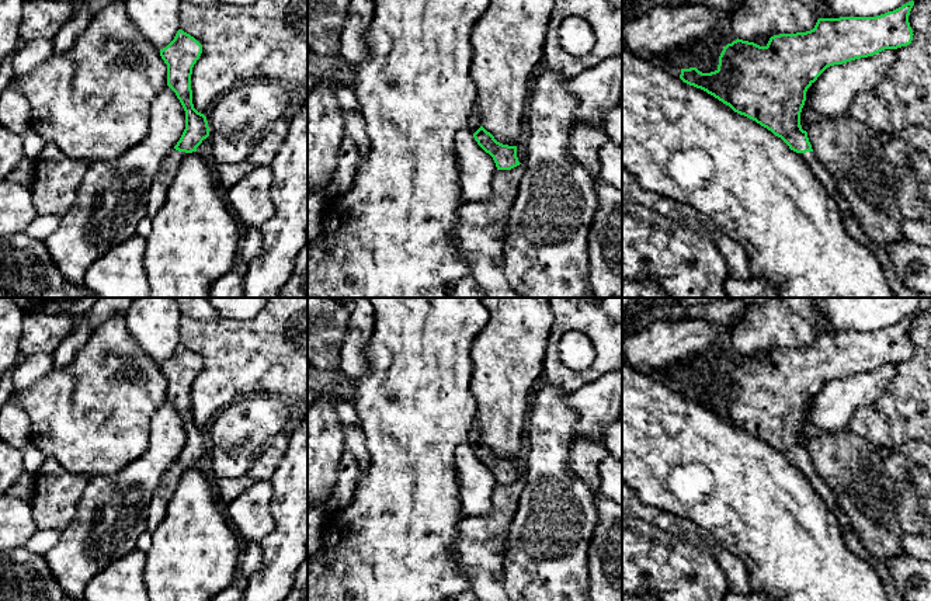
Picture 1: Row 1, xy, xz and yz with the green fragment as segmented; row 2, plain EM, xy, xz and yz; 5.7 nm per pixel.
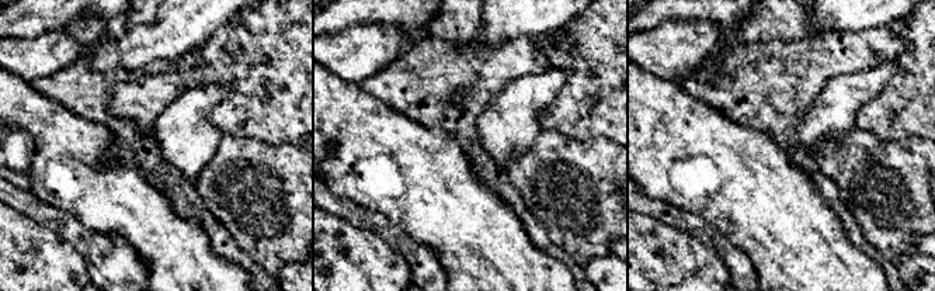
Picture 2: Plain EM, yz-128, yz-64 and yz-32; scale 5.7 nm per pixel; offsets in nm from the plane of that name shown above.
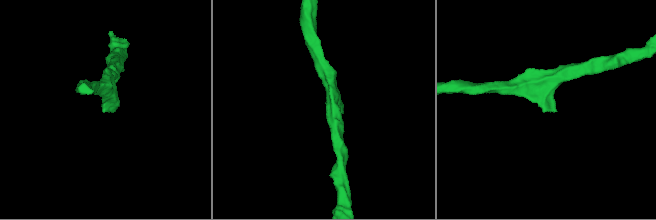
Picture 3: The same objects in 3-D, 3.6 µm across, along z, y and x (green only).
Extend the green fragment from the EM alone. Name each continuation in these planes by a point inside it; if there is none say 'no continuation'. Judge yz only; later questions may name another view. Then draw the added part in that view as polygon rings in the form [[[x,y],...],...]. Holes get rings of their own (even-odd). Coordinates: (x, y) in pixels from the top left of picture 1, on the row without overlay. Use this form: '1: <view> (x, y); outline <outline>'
1: yz (848, 534); outline [[[806,466],[806,468],[798,468],[805,477],[807,479],[807,482],[810,483],[810,486],[813,487],[813,490],[817,493],[817,496],[823,500],[823,503],[826,504],[826,507],[833,513],[833,515],[836,517],[840,529],[843,532],[843,538],[847,543],[847,546],[850,548],[850,550],[852,550],[857,556],[859,556],[862,560],[868,562],[873,570],[879,574],[883,587],[885,587],[885,593],[889,598],[889,601],[906,601],[903,598],[903,595],[899,593],[899,590],[896,588],[896,584],[893,581],[892,574],[889,573],[889,570],[886,569],[886,564],[875,557],[872,557],[864,548],[864,545],[859,542],[854,528],[850,524],[850,520],[847,518],[847,515],[836,506],[833,493],[827,489],[827,486],[824,484],[824,482],[819,477],[819,475],[816,473],[813,466]]]

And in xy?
1: xy (169, 482); outline [[[171,463],[166,473],[161,476],[160,483],[153,493],[147,511],[149,532],[153,532],[156,527],[163,521],[169,503],[171,501],[177,490],[178,482],[187,469],[188,468],[185,466]]]

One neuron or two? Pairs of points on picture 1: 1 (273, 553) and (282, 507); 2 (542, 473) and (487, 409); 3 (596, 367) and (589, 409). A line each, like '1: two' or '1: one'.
1: one
2: two
3: two

